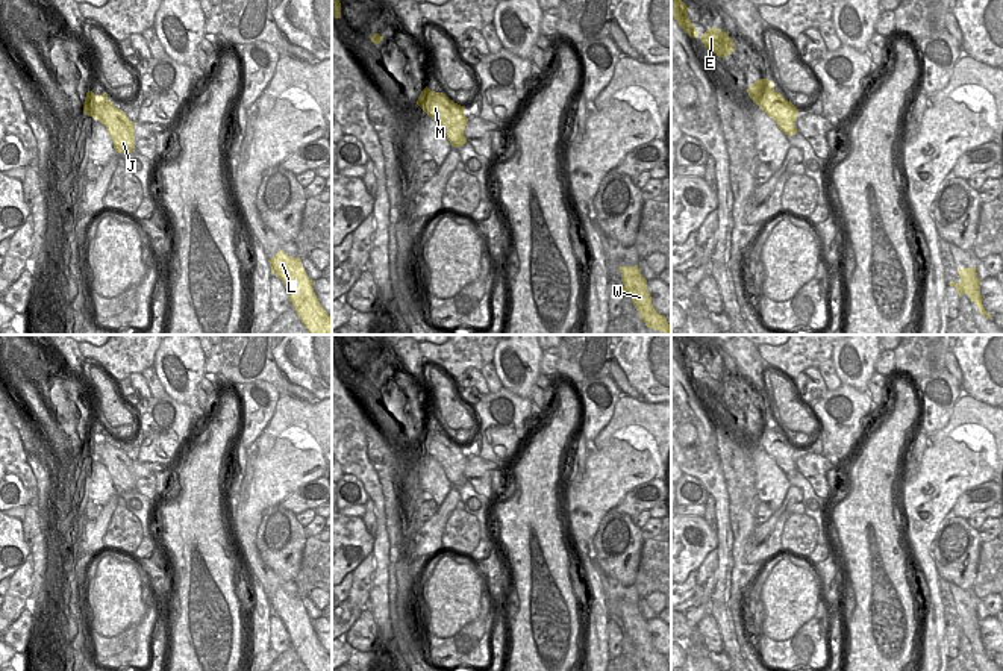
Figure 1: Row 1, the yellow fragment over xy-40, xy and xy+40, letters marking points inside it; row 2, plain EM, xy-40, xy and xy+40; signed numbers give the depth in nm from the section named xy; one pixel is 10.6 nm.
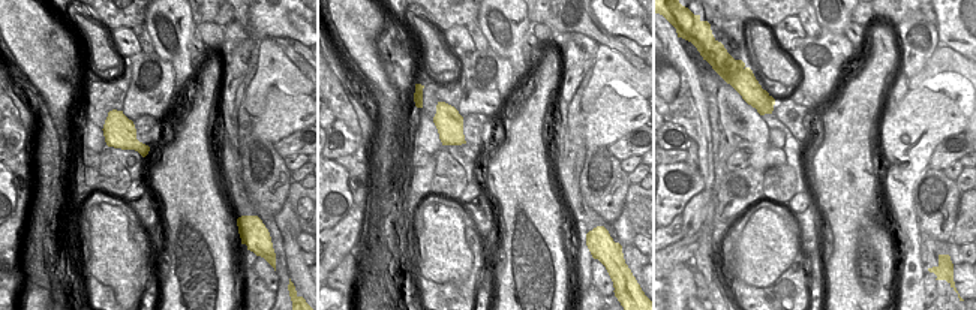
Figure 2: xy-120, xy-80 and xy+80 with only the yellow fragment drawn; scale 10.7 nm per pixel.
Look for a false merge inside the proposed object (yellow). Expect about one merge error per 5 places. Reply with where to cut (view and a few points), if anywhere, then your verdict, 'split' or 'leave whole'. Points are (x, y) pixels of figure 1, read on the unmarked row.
no cut; leave whole

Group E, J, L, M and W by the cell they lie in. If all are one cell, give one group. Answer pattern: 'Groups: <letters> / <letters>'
Groups: E J L M W.

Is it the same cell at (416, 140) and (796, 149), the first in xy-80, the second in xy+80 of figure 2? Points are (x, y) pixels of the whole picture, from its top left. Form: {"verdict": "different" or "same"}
{"verdict": "different"}

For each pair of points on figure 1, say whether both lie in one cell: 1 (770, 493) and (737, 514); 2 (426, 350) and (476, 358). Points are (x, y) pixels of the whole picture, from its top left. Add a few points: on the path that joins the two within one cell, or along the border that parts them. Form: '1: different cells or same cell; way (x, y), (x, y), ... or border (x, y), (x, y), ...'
1: same cell; way (762, 493), (758, 493), (744, 506)
2: same cell; way (438, 355), (464, 355)

